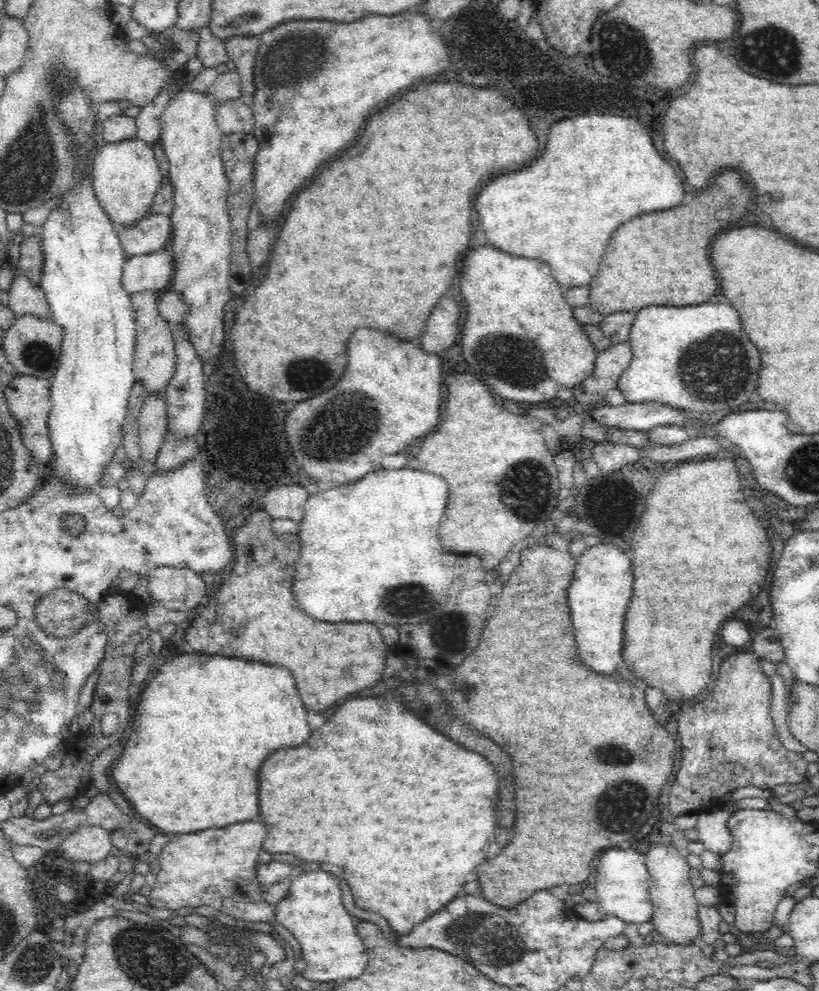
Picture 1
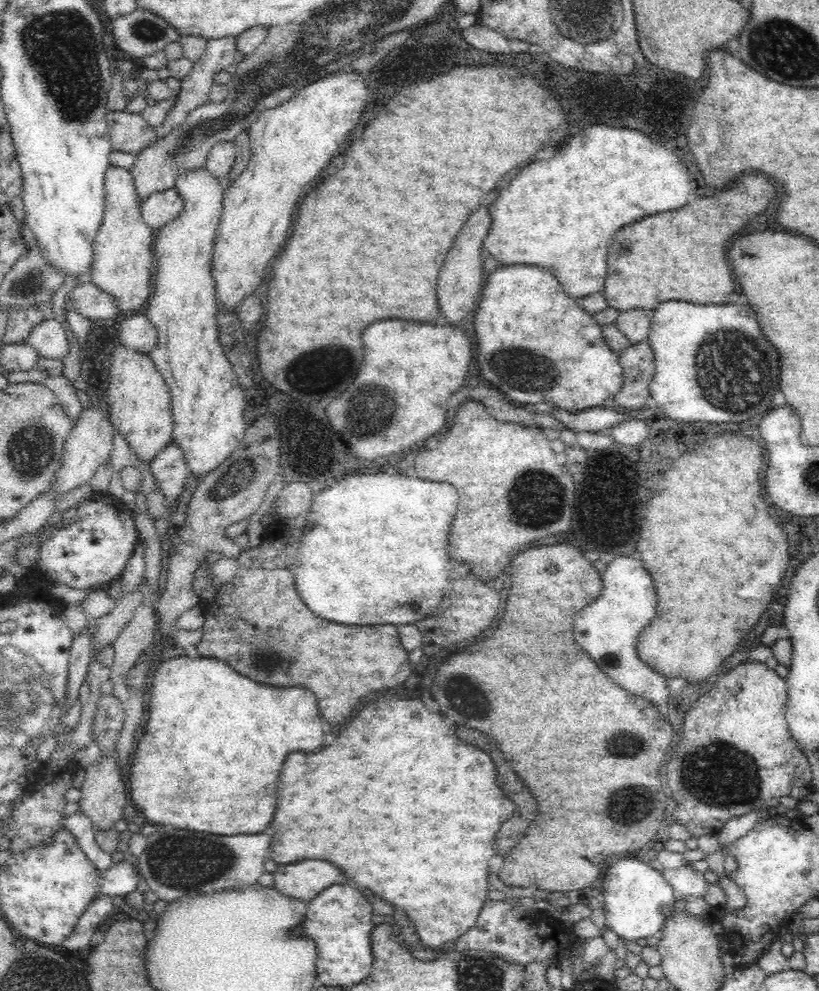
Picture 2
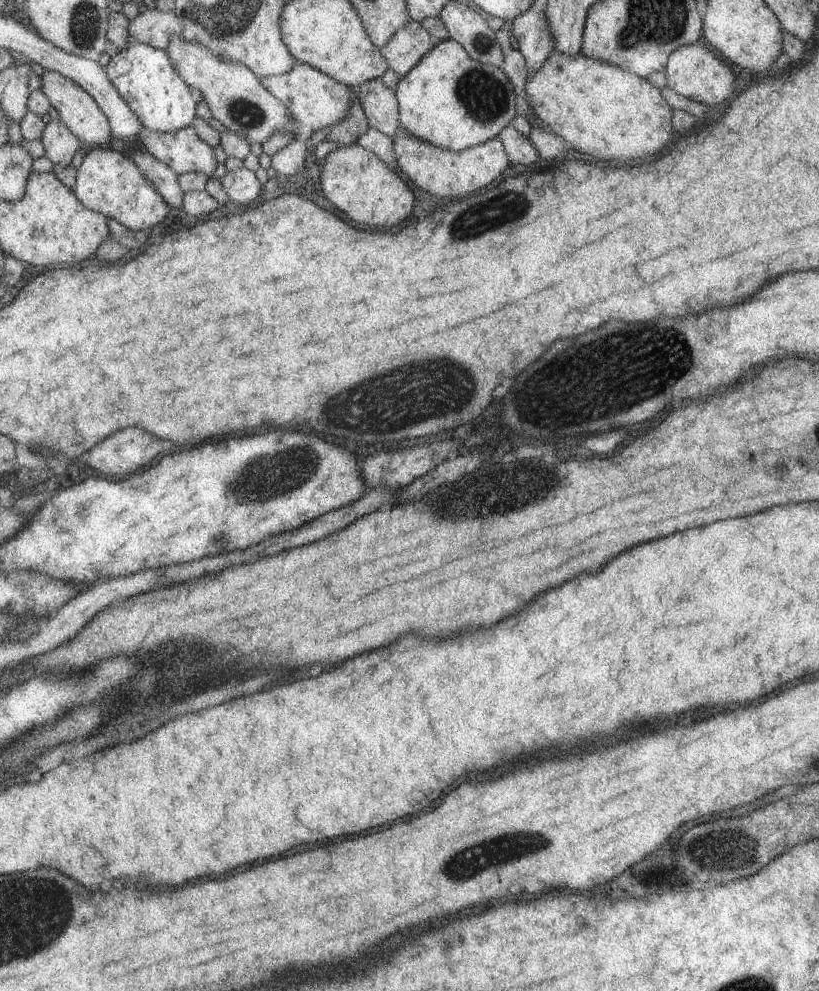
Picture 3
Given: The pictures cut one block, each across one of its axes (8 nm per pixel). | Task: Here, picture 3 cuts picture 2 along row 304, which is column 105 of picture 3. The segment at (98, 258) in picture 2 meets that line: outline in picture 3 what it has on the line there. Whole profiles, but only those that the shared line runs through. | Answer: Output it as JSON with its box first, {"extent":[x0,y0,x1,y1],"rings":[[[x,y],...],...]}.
{"extent":[39,71,115,147],"rings":[[[39,71],[41,78],[40,90],[45,94],[51,106],[57,111],[60,122],[69,130],[81,144],[87,143],[94,147],[107,147],[115,145],[112,133],[105,114],[93,98],[82,90],[75,82],[64,78],[57,72]]]}

